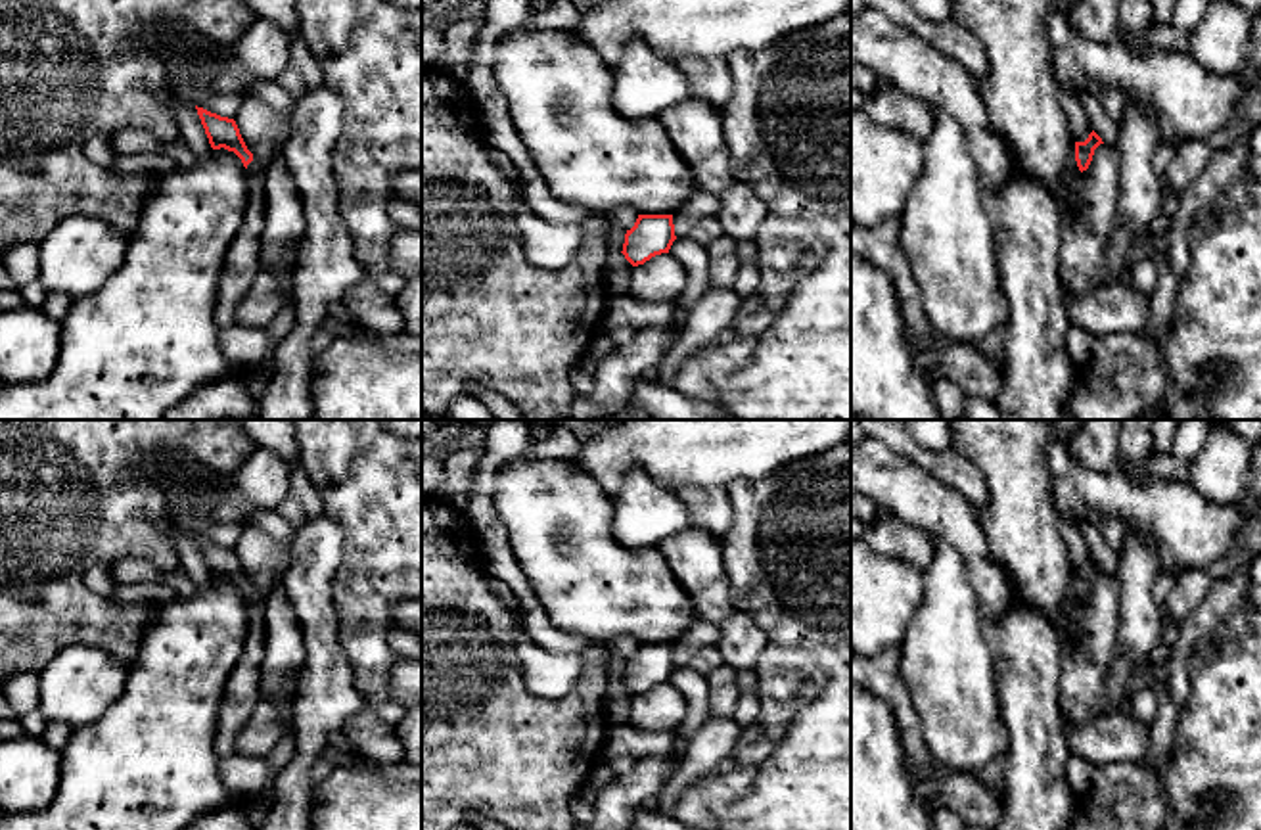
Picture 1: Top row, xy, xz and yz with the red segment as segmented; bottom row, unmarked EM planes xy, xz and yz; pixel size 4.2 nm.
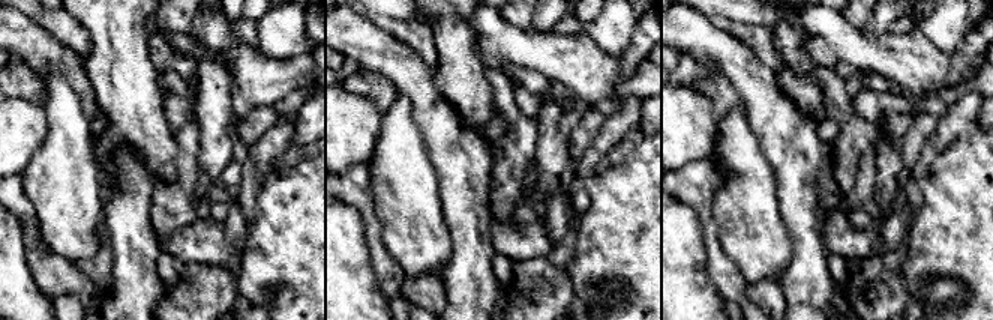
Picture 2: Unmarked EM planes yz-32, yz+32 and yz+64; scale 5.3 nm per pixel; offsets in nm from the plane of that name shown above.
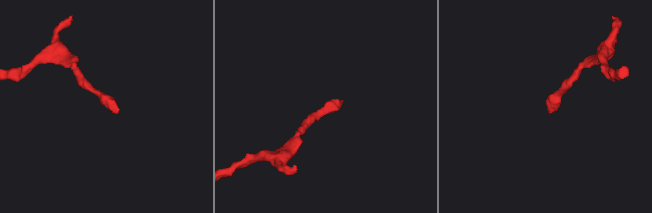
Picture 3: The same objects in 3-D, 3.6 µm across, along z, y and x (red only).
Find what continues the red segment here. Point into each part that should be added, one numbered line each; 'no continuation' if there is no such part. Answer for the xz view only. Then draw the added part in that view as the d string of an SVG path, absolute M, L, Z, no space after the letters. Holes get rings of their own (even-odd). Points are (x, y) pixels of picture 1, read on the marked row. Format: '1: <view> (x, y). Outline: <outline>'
no continuation

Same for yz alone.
no continuation

